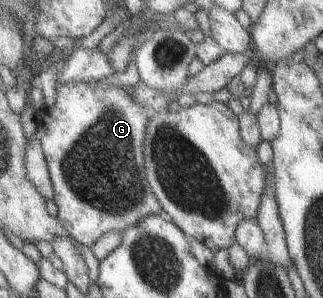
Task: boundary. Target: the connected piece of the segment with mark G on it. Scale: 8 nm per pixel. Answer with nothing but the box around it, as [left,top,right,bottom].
[34,81,162,248]

